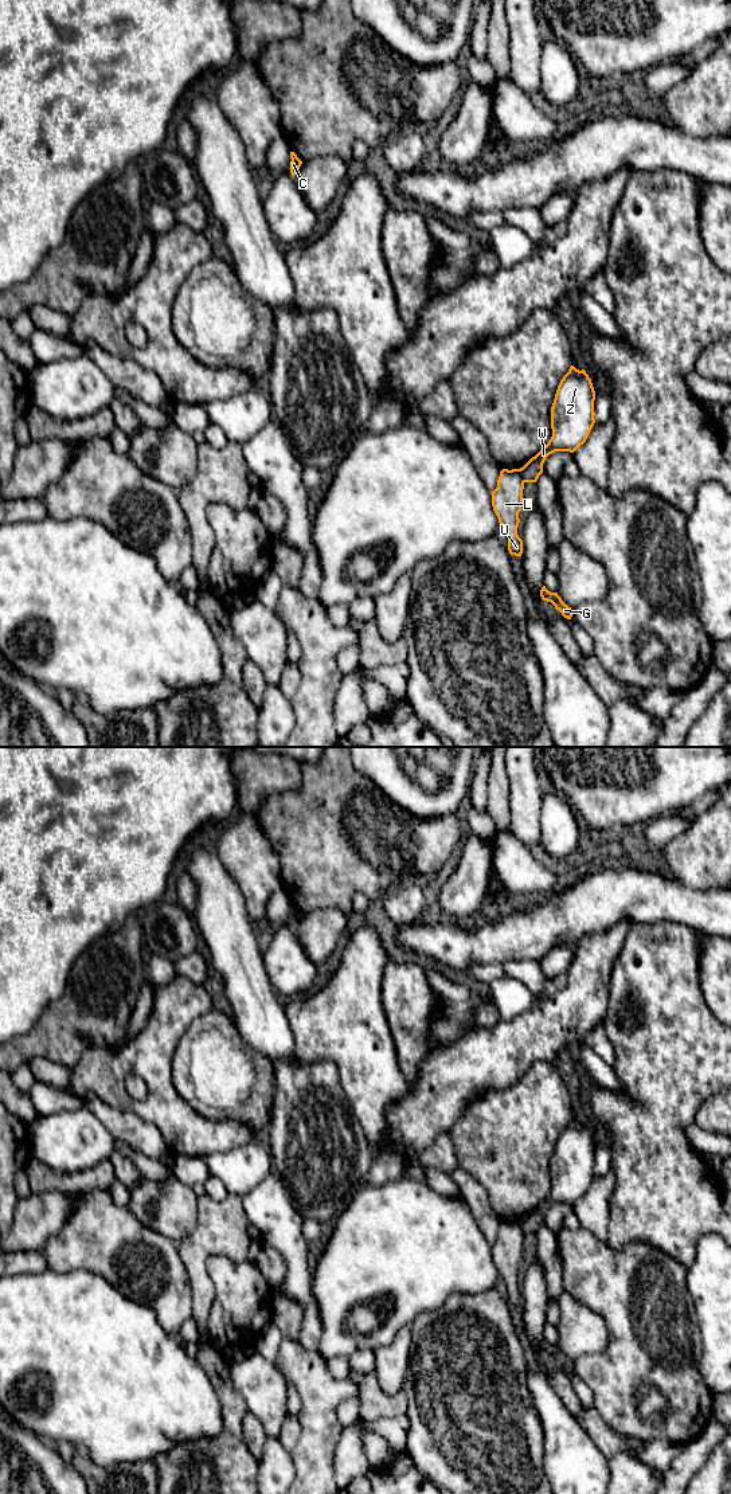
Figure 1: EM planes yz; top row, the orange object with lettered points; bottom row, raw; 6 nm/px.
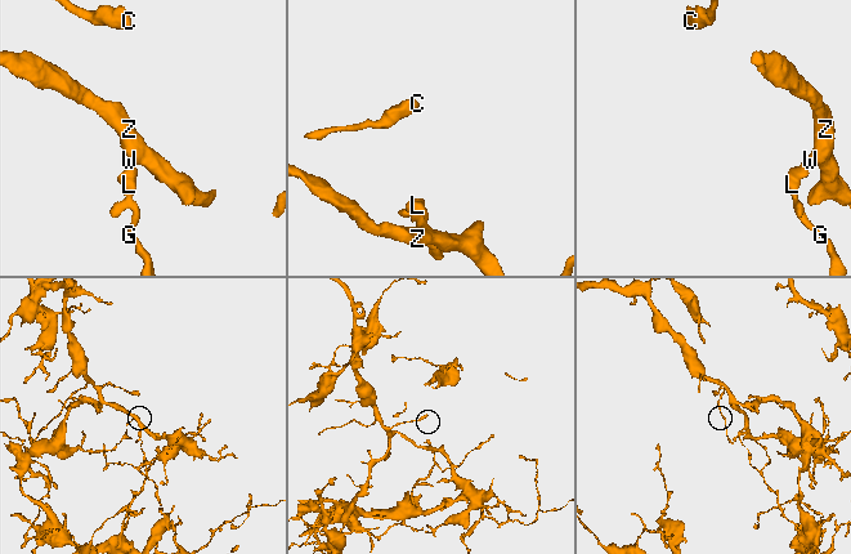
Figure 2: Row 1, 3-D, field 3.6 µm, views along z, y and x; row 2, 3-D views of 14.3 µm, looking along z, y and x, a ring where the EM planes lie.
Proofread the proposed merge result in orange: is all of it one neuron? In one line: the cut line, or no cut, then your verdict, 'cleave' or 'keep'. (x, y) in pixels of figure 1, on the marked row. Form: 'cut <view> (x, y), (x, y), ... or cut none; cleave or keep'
cut yz (519, 469), (524, 481); cleave

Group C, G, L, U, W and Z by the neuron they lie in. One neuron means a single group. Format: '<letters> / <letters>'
C W Z / G L U

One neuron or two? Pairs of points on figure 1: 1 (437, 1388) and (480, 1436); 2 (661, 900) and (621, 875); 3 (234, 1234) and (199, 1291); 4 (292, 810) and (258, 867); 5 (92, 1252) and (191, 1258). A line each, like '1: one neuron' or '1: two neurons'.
1: one neuron
2: one neuron
3: one neuron
4: two neurons
5: two neurons

